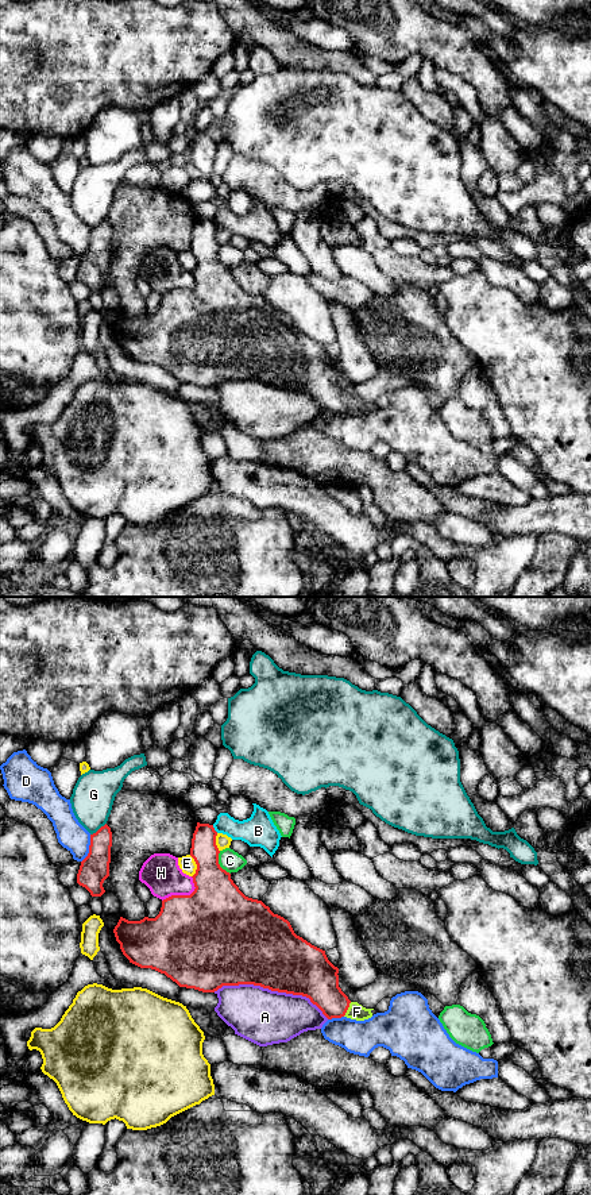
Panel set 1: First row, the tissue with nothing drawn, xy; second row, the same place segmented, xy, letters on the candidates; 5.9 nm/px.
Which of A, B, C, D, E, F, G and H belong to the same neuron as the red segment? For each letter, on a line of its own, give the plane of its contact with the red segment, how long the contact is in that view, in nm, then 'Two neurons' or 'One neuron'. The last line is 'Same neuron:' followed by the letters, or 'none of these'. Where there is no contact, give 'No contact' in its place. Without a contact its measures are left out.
A: Touches red in xy. Shared border 700 nm. Two neurons
B: Touches red in xy. Shared border 60 nm. Two neurons
C: Touches red in xy. Shared border 160 nm. Two neurons
D: Touches red in xy. Shared border 180 nm. Two neurons
E: Touches red in xy. Shared border 140 nm. Two neurons
F: Touches red in xy. Shared border 100 nm. One neuron
G: Touches red in xy. Shared border 120 nm. Two neurons
H: Touches red in xy. Shared border 240 nm. Two neurons
Same neuron: F

